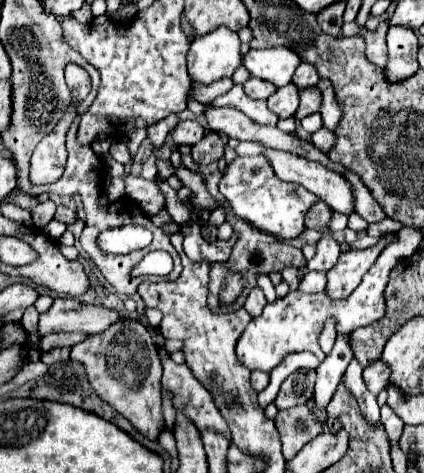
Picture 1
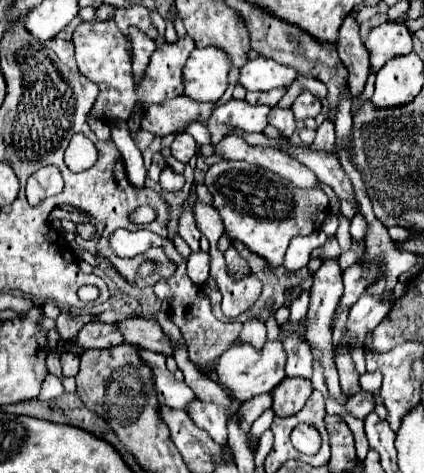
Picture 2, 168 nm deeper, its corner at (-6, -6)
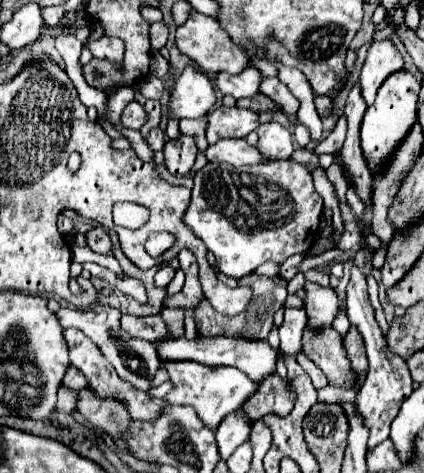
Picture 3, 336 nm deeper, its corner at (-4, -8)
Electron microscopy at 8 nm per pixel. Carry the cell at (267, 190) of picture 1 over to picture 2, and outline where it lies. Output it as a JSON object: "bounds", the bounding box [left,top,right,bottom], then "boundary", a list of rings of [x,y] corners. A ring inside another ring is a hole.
{"bounds":[204,160,328,266],"boundary":[[[222,160],[210,166],[204,184],[214,196],[214,208],[220,212],[222,222],[226,226],[224,230],[230,236],[230,240],[240,240],[242,244],[248,246],[248,250],[266,258],[270,266],[280,266],[284,262],[284,254],[294,236],[308,236],[316,232],[328,216],[328,196],[322,190],[300,190],[292,186],[288,180],[280,178],[278,174],[272,174],[260,166],[250,166],[248,162]]]}

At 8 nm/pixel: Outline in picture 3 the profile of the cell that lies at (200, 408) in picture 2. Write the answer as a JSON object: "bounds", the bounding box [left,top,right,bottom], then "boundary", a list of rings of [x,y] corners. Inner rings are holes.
{"bounds":[164,360,258,430],"boundary":[[[194,360],[164,362],[164,368],[168,370],[168,378],[174,384],[174,388],[166,394],[166,400],[170,404],[194,406],[200,420],[212,430],[218,428],[226,414],[236,412],[246,402],[246,396],[250,396],[250,392],[254,392],[254,388],[258,386],[234,368],[206,368],[204,364],[198,364]]]}

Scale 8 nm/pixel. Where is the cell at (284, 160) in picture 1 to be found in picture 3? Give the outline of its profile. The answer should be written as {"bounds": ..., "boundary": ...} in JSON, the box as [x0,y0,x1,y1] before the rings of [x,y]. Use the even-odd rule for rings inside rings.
{"bounds":[206,140,262,166],"boundary":[[[218,140],[216,144],[208,146],[206,150],[208,162],[224,162],[232,166],[244,166],[244,164],[262,164],[258,160],[258,150],[244,140]]]}

